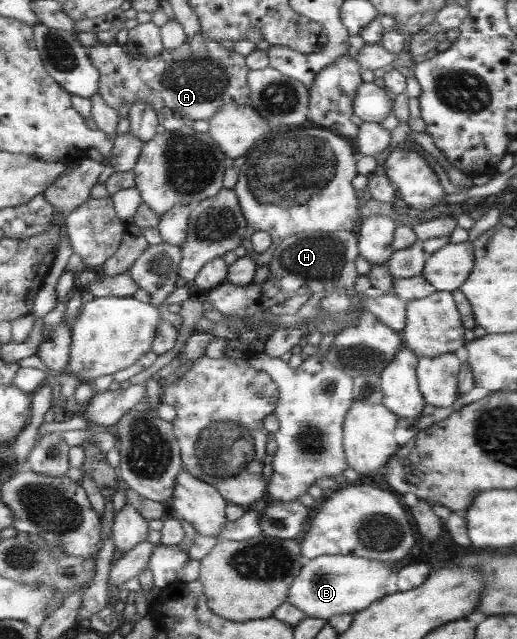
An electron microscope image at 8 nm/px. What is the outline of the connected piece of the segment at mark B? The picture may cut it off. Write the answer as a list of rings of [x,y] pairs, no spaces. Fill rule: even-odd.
[[[342,554],[320,555],[304,563],[296,582],[292,584],[288,603],[297,606],[307,617],[327,620],[334,614],[353,616],[386,596],[384,587],[390,573],[388,563]]]

